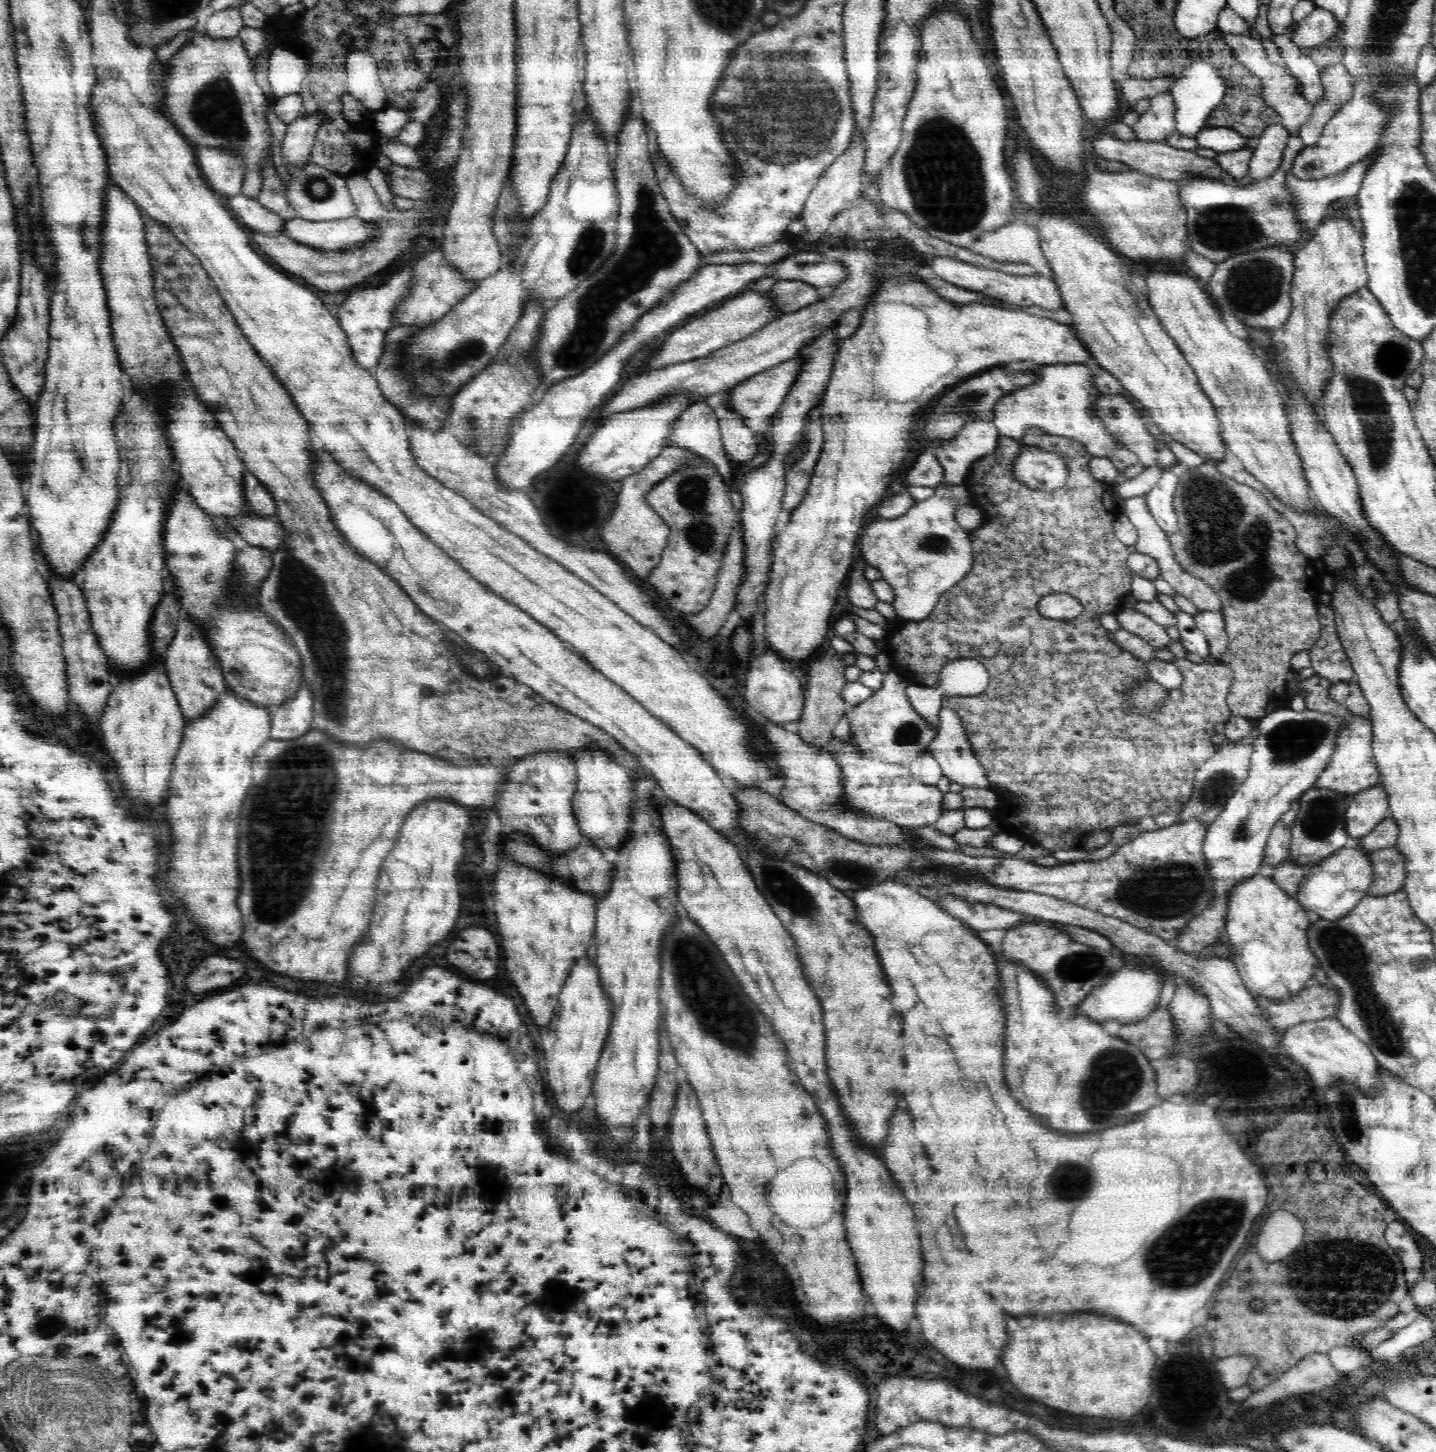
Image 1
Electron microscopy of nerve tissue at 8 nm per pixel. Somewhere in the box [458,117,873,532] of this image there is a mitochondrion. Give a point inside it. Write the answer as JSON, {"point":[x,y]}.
{"point":[654,248]}

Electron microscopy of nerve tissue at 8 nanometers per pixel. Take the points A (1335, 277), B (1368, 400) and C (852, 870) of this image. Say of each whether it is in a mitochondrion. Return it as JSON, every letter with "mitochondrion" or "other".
{"A":"other","B":"mitochondrion","C":"mitochondrion"}

